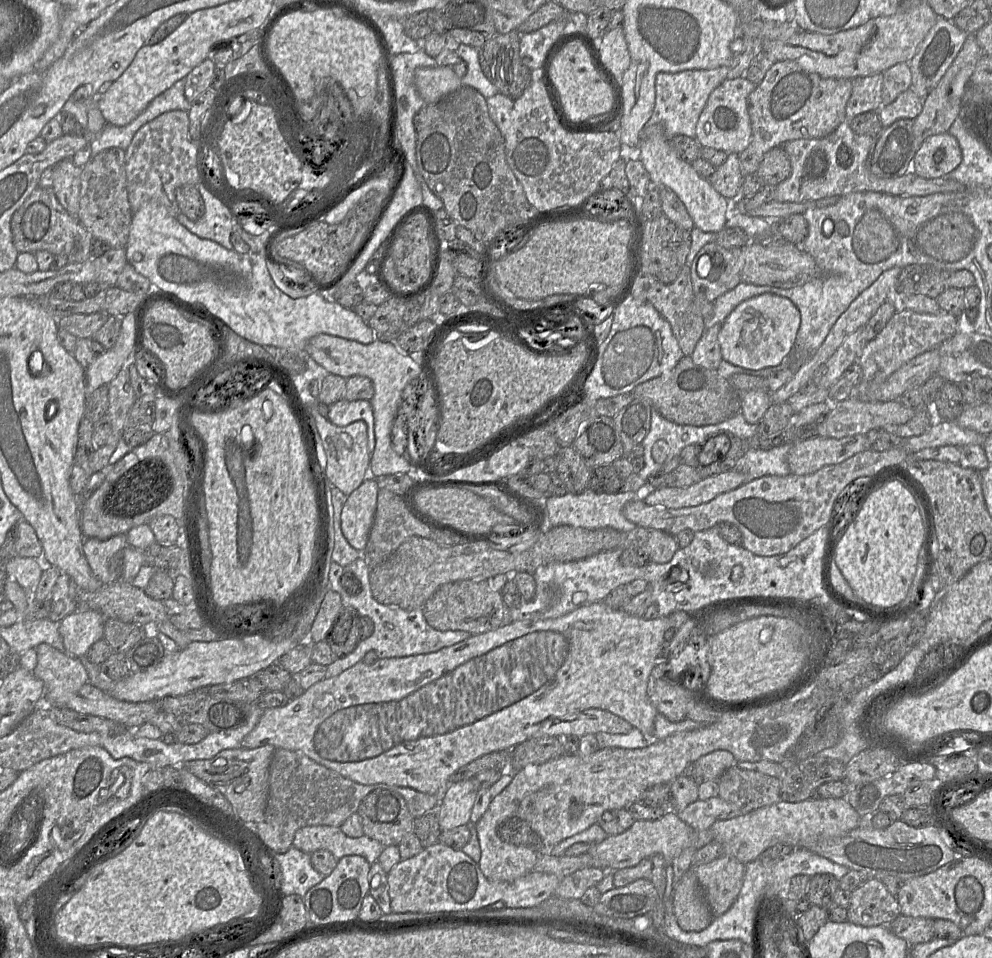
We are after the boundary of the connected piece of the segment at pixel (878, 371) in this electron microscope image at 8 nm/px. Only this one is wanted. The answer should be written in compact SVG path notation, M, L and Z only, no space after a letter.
M900 308L887 323L885 328L863 349L860 365L864 381L881 383L889 378L913 358L938 347L959 331L959 318L948 313L937 314L916 312Z

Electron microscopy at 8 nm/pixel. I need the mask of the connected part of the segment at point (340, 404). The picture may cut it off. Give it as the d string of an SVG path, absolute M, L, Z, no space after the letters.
M340 399L327 407L327 418L337 426L364 421L368 430L368 448L372 455L375 447L374 416L370 400L348 401Z

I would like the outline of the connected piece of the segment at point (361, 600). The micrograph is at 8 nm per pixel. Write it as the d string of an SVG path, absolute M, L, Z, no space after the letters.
M360 556L356 561L341 566L338 563L331 562L328 572L329 587L331 590L337 592L346 609L352 611L352 619L356 615L356 635L358 637L358 644L356 648L344 657L337 658L333 663L327 666L325 678L332 678L338 676L343 671L354 666L363 660L363 657L369 651L375 651L379 658L404 657L418 654L427 654L436 652L442 648L452 646L461 641L468 639L472 634L463 630L449 630L439 631L430 626L422 612L422 609L406 610L399 606L390 606L378 602L372 595L369 583L370 565L365 559Z

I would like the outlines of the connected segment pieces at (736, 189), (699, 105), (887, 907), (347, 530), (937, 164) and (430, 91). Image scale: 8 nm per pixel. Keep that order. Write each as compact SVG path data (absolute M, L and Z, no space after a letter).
M728 153L725 163L716 169L710 178L710 184L726 199L738 200L742 196L744 183L739 154Z
M729 66L713 69L691 69L680 72L659 72L656 75L655 105L649 126L660 126L666 138L685 135L696 138L696 125L711 92L727 79Z
M869 878L851 893L848 921L863 927L891 924L901 915L893 897L879 879Z
M366 478L344 503L341 529L352 547L363 552L374 521L379 487L375 478Z
M949 132L928 137L916 151L913 172L926 178L948 176L962 161L957 139Z
M451 66L418 67L414 79L417 91L426 104L437 103L463 85Z

